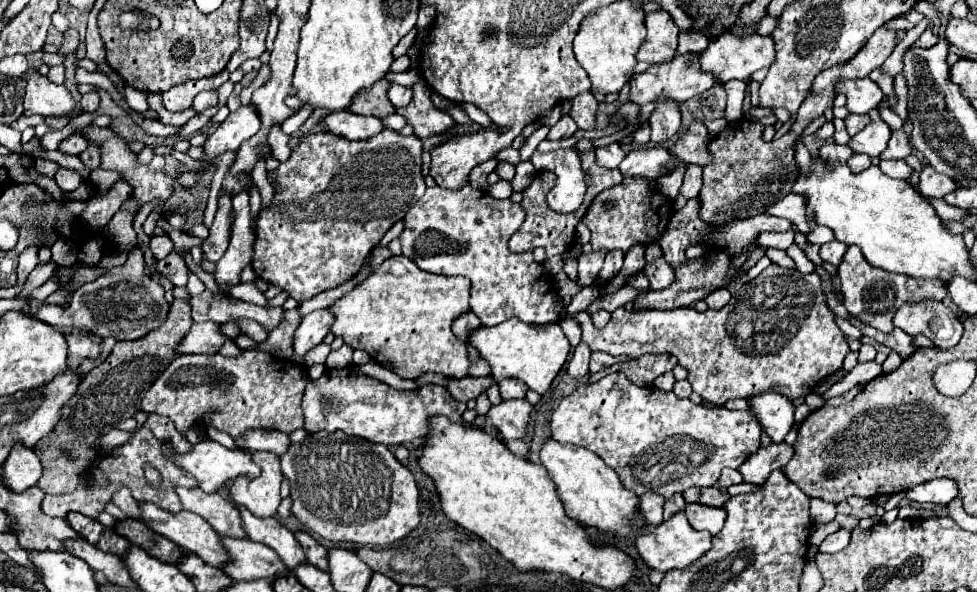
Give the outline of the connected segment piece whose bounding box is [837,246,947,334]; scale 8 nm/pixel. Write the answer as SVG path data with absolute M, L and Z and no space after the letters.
M849 246L845 252L845 258L841 260L841 266L837 266L839 278L841 278L841 292L843 292L843 306L861 322L881 330L891 332L893 330L893 314L905 304L905 302L923 302L923 300L943 300L947 296L945 282L937 282L937 278L931 278L929 282L921 282L921 278L905 278L903 274L891 274L881 268L869 266L865 262L861 250L857 246Z

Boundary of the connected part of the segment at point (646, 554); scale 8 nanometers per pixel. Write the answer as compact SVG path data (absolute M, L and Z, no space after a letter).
M683 512L675 514L673 518L669 518L667 522L655 526L655 528L649 528L647 532L639 534L637 536L637 550L639 550L639 556L643 558L643 562L651 568L651 570L657 570L657 572L669 572L669 570L675 570L675 568L685 568L689 564L693 564L697 558L701 558L701 554L705 554L709 550L711 544L711 534L705 534L705 532L697 532L689 526L687 518Z

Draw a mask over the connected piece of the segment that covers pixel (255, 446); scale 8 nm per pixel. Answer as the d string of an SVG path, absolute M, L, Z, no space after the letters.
M247 430L245 436L235 440L235 446L247 452L273 452L277 456L285 454L289 448L289 436L283 432L275 432L275 430Z

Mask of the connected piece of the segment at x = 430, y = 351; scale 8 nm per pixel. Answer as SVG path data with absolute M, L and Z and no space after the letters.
M391 256L379 268L371 270L371 274L359 282L351 292L341 296L329 306L329 312L335 316L331 332L341 336L345 344L353 350L365 350L377 360L381 366L393 370L401 378L415 380L425 372L437 372L447 378L465 378L469 376L469 354L465 342L451 332L453 320L469 310L469 280L463 276L437 276L419 270L405 256Z

